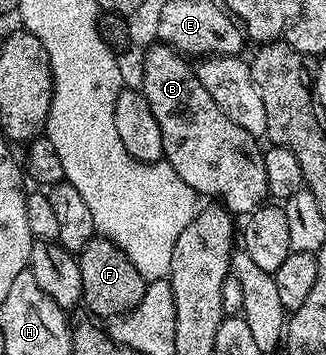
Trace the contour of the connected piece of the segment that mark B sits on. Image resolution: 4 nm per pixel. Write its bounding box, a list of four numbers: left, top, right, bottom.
[143,43,268,215]

